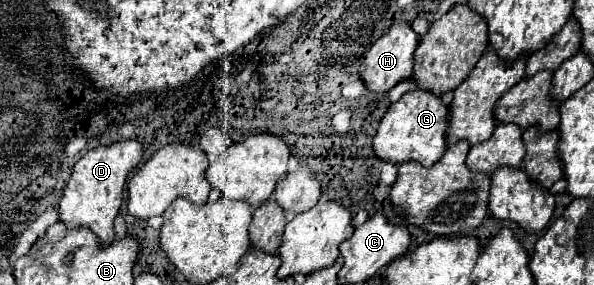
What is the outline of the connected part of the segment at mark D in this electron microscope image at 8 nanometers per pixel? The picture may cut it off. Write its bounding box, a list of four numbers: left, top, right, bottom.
[59,140,143,244]

